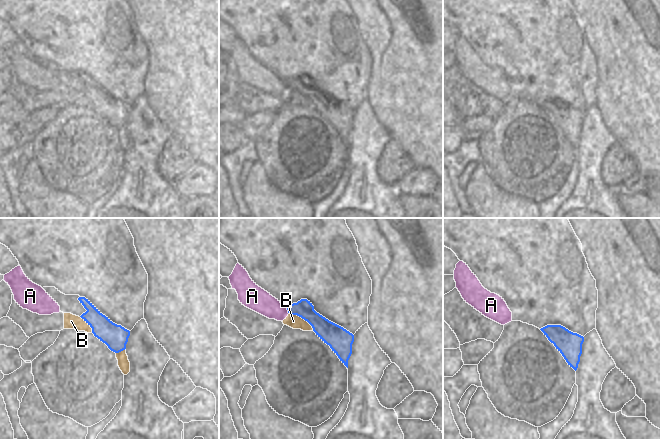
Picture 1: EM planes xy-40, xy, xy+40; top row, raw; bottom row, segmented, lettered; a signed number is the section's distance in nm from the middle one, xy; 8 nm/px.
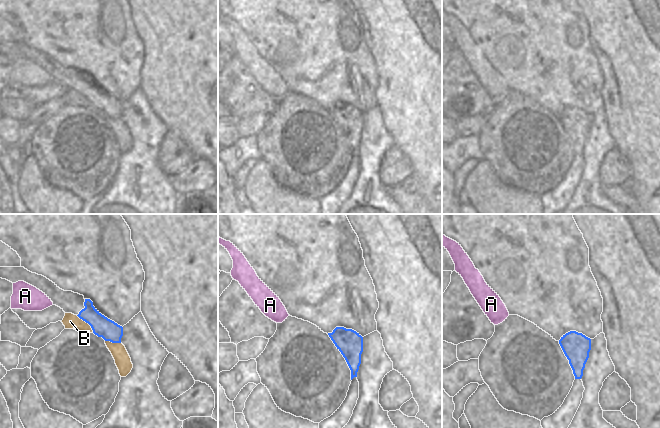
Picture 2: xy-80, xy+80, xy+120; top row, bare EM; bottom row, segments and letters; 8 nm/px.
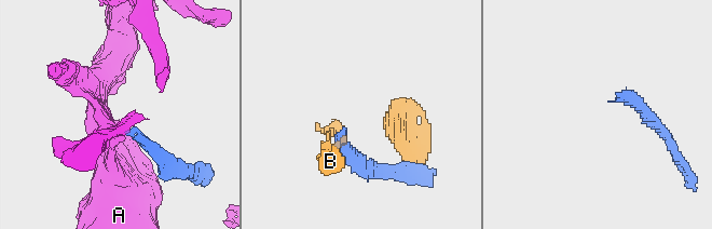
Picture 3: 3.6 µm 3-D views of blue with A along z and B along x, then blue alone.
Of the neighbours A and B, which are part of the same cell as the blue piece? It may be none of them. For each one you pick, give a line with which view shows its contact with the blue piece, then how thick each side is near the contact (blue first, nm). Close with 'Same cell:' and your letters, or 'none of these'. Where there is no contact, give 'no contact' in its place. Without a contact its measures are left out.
Same cell: none of these

